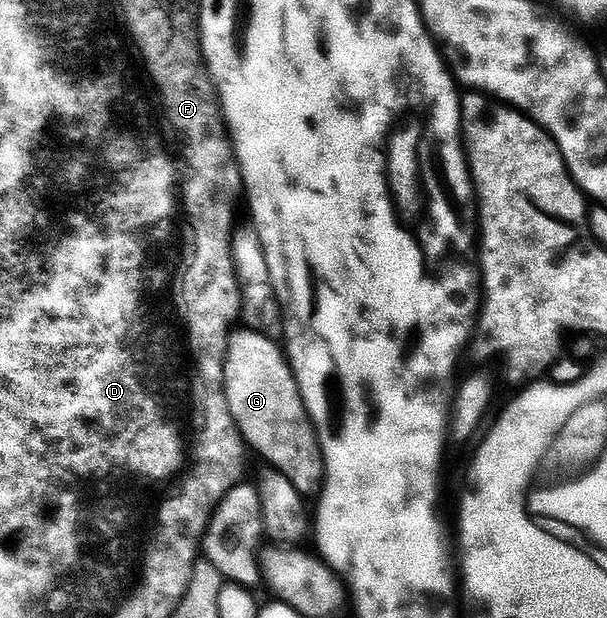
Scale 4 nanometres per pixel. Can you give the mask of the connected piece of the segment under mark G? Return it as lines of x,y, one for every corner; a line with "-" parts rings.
235,330
230,337
230,348
226,350
226,368
222,378
222,390
228,401
228,409
234,418
234,424
242,435
242,442
251,452
255,451
260,458
273,470
284,473
288,481
292,481
294,488
304,497
314,497
321,492
324,482
324,468
322,465
322,448
318,446
318,437
314,433
314,426
306,416
298,386
290,364
286,362
283,348
272,343
267,334
261,330

